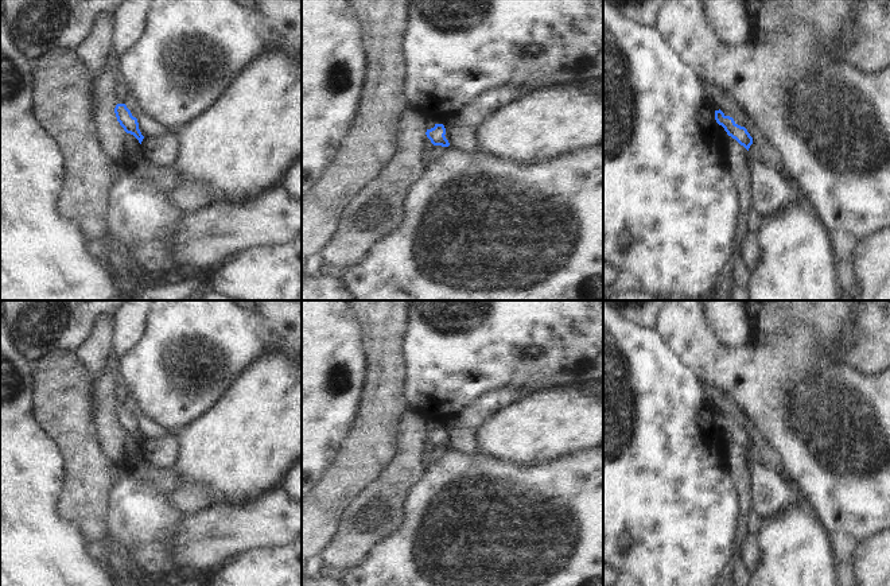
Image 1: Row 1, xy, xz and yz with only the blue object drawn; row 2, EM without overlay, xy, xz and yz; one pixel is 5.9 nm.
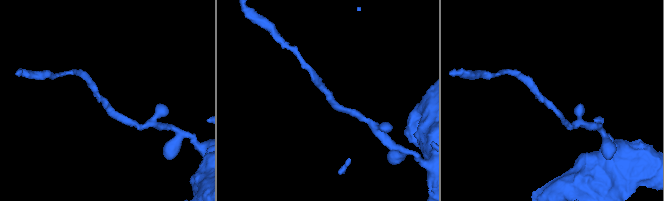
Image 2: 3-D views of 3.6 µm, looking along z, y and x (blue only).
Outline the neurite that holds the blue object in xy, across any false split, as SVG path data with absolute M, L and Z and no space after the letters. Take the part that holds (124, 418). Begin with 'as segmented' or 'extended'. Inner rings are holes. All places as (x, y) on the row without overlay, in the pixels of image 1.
as segmented | M117 405L114 410L114 415L117 419L117 423L124 430L127 435L133 436L139 445L141 446L144 438L141 436L139 431L137 420L132 418L131 412L127 410L125 405Z

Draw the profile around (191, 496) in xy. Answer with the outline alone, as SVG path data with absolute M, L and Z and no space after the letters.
M187 481L175 490L170 492L168 501L176 511L193 515L198 511L205 511L213 501L214 494L205 482Z

